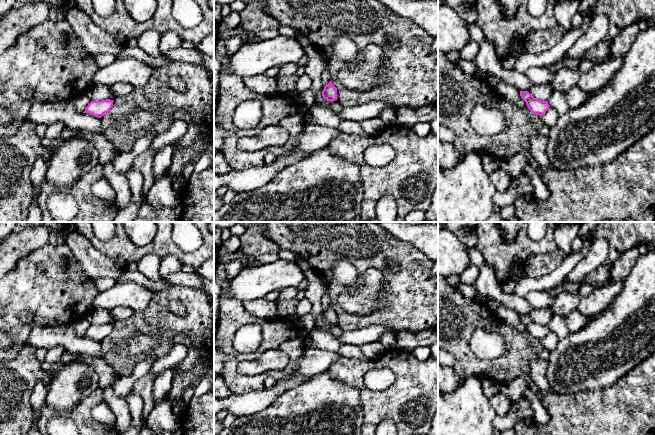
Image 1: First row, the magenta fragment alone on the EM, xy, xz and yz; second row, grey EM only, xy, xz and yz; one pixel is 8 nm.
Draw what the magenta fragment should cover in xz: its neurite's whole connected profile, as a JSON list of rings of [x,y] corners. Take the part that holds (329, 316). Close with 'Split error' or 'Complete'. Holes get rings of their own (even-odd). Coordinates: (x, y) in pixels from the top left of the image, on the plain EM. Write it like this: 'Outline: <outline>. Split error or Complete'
Outline: [[[330,305],[323,313],[322,320],[327,325],[335,325],[337,324],[337,312]]]. Complete

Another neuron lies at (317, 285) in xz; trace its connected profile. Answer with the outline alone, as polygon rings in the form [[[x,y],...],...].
[[[294,253],[294,255],[296,257],[296,264],[301,268],[304,277],[308,281],[305,297],[312,304],[311,312],[315,321],[315,329],[329,332],[335,337],[340,336],[343,330],[337,324],[330,326],[322,320],[324,310],[321,306],[321,298],[326,292],[326,280],[311,267],[303,256],[297,253]]]

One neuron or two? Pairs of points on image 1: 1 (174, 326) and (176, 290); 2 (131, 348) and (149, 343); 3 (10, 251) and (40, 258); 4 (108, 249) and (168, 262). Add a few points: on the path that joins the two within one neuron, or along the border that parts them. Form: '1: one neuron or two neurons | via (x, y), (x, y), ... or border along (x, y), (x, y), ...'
1: one neuron | via (165, 317), (164, 302), (167, 299)
2: one neuron | via (135, 344), (145, 343)
3: two neurons | border along (48, 244), (24, 256), (10, 271)
4: two neurons | border along (162, 257), (174, 255), (182, 264)

